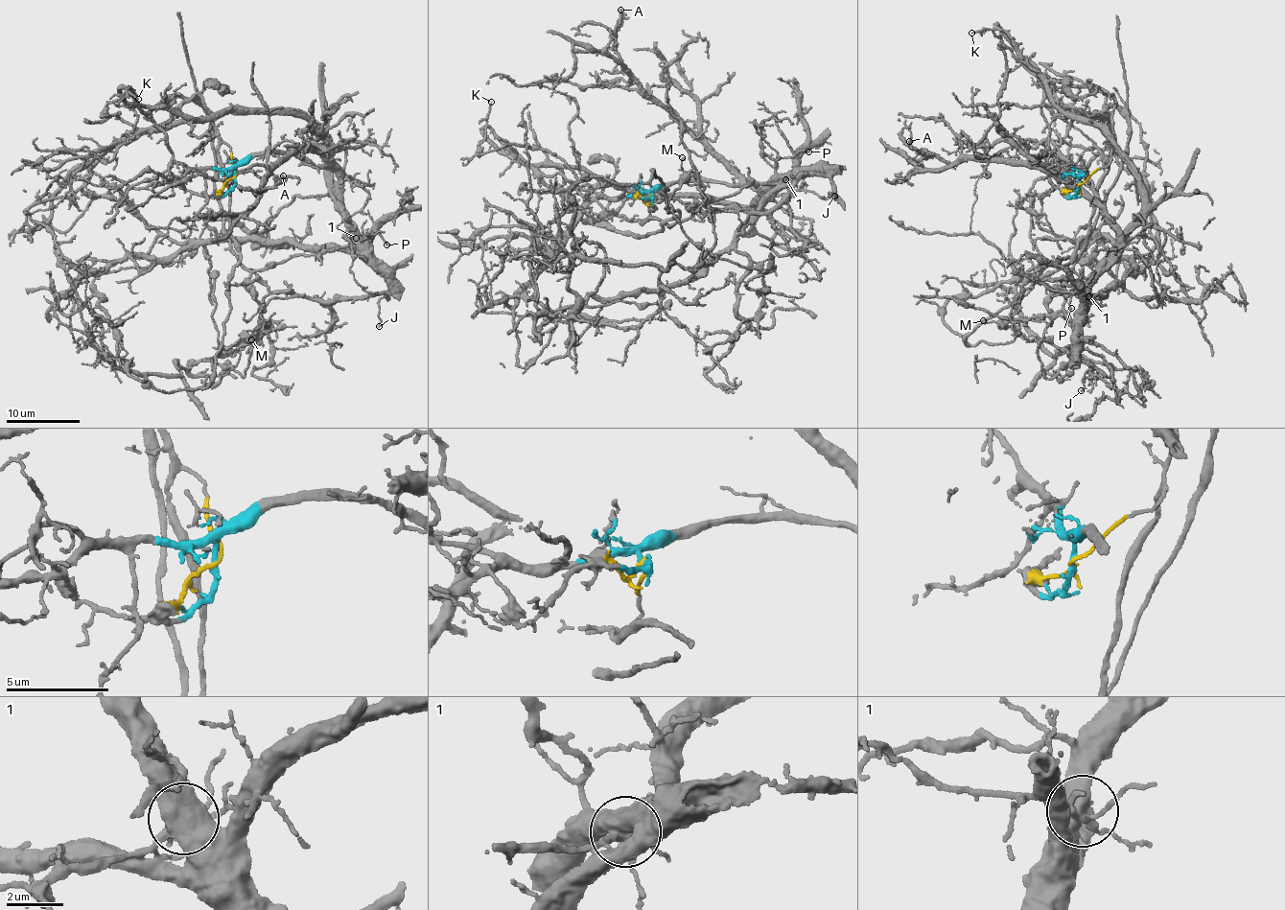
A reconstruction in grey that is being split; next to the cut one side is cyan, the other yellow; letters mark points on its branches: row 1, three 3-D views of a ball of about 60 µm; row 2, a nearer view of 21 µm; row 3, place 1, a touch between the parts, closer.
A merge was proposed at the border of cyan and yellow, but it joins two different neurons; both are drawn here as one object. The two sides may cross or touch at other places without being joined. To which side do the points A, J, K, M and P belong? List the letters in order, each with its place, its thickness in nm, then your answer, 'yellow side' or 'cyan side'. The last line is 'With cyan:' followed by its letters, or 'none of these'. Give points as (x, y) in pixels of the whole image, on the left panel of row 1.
A: place (283, 175); calibre 150 nm; cyan side
J: place (379, 326); calibre 110 nm; cyan side
K: place (138, 99); calibre 140 nm; yellow side
M: place (251, 339); calibre 170 nm; yellow side
P: place (386, 244); calibre 110 nm; cyan side
With cyan: A, J, P

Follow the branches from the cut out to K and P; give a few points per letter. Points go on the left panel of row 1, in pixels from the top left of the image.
K: (233, 175), (232, 152), (197, 95), (172, 96), (147, 114), (128, 87), (126, 92), (138, 99)
P: (233, 175), (252, 156), (290, 151), (325, 165), (338, 180), (346, 221), (365, 240), (377, 232), (387, 244)

